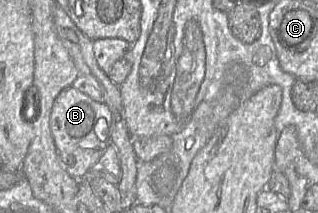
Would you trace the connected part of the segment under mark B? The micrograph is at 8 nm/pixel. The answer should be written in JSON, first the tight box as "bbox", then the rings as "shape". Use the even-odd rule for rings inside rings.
{"bbox":[50,86,112,179],"shape":[[[73,86],[62,90],[54,101],[50,116],[51,133],[63,167],[75,179],[85,178],[110,144],[110,140],[100,140],[95,133],[99,118],[104,118],[110,129],[112,114],[109,107],[104,102],[94,101]]]}

